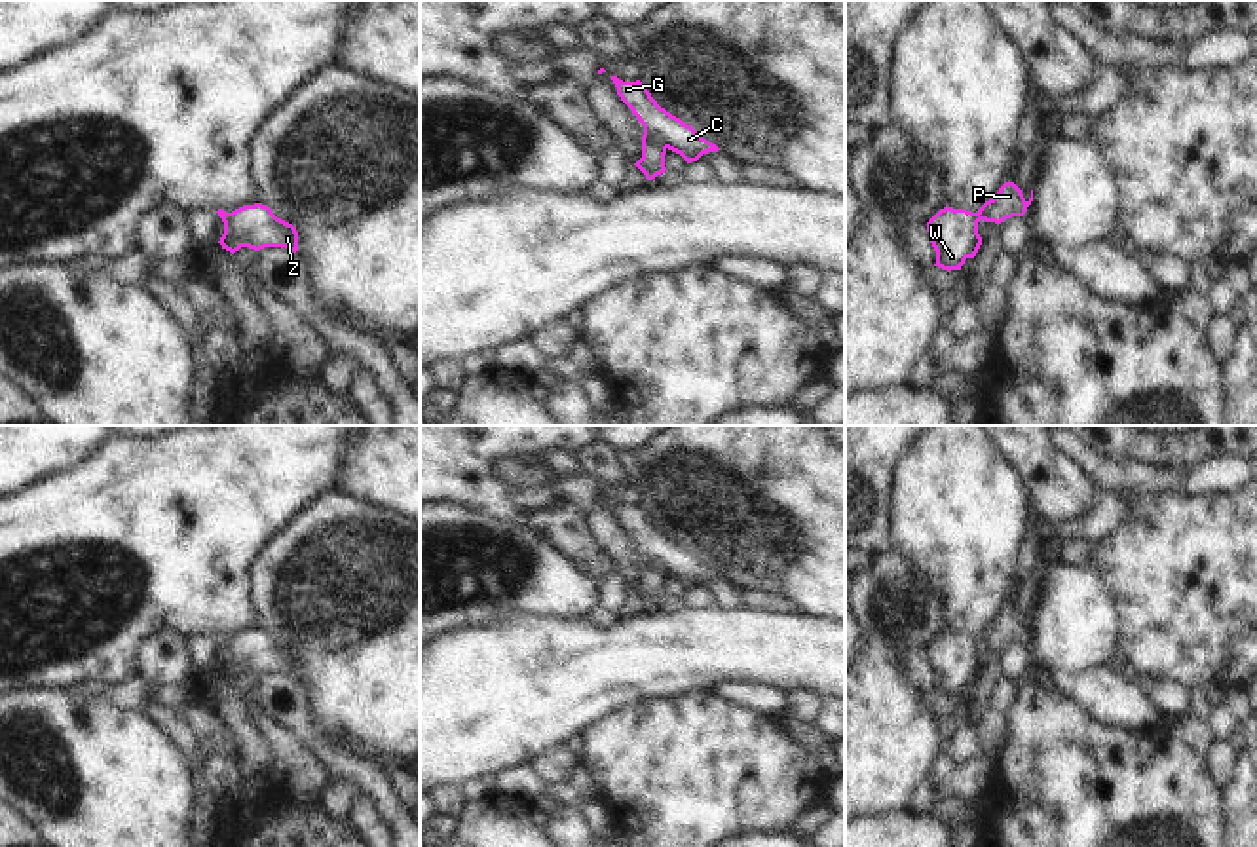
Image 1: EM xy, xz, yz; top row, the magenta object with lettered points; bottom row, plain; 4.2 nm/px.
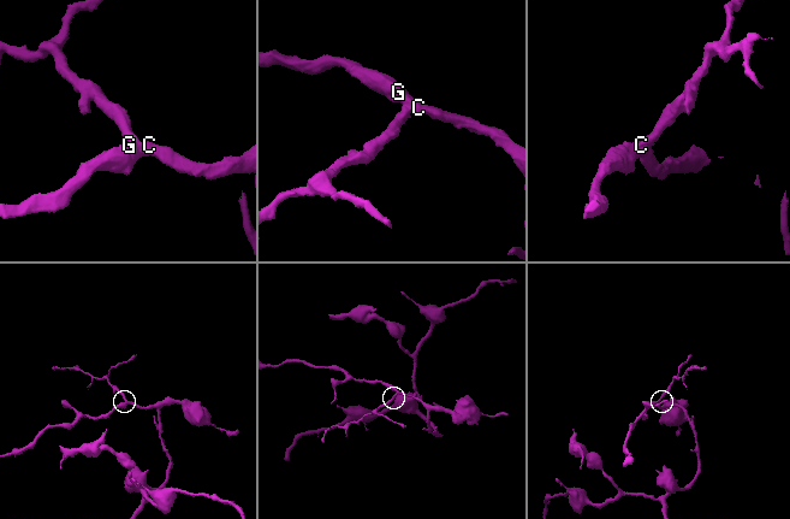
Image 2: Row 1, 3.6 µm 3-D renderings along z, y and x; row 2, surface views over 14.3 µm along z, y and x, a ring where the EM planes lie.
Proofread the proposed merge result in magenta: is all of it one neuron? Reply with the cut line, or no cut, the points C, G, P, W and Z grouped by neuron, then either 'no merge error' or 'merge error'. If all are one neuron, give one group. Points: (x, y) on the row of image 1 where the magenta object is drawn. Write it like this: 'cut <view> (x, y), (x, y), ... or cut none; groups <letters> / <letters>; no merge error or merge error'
cut xz (644, 131), (665, 149); groups C G W Z / P; merge error

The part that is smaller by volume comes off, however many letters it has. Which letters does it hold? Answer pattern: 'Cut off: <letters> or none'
Cut off: P

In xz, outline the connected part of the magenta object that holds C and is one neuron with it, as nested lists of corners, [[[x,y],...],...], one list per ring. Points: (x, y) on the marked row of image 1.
[[[611,76],[611,80],[621,101],[644,125],[644,133],[653,135],[657,142],[680,154],[687,163],[697,161],[703,154],[720,150],[710,141],[703,139],[691,125],[661,108],[640,80],[623,82],[617,76]]]

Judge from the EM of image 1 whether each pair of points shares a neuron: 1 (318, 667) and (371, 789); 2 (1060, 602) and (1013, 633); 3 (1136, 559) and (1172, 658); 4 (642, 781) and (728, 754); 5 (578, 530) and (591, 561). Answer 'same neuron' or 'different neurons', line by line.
1: different neurons
2: different neurons
3: same neuron
4: same neuron
5: same neuron

